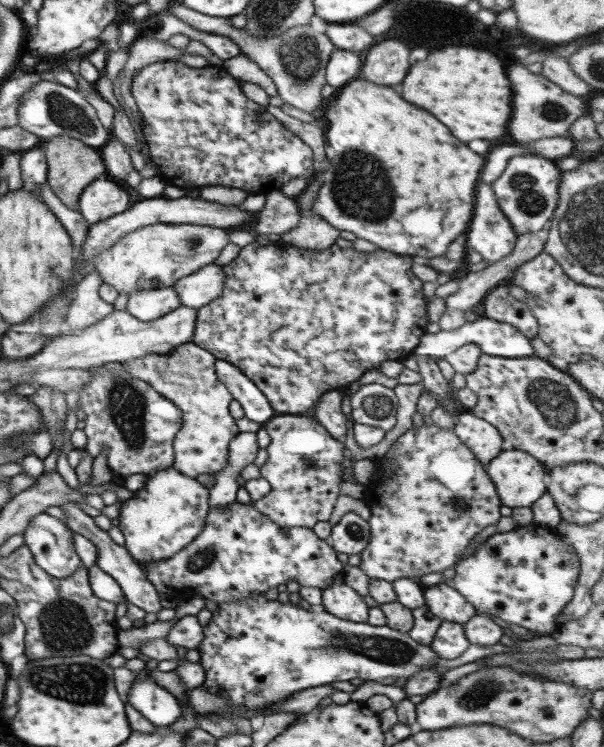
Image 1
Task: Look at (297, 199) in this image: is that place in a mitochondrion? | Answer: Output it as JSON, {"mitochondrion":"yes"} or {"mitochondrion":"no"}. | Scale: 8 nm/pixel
{"mitochondrion":"no"}

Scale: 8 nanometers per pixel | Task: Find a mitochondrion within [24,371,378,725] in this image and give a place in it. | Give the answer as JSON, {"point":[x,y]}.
{"point":[78,682]}

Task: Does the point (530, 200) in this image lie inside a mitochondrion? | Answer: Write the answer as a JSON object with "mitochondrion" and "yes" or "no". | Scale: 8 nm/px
{"mitochondrion":"yes"}

